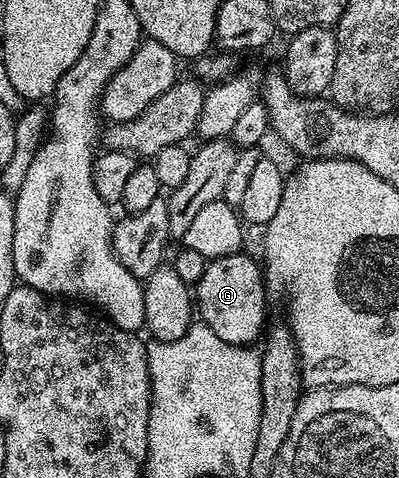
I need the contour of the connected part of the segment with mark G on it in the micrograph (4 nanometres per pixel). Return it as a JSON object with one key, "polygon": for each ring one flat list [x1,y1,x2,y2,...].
{"polygon":[[239,251,229,256,209,259,206,274,202,274,202,278,194,286,194,308,202,323,214,330,214,334,218,334,222,342,252,346,257,343,256,339,261,339,265,331,266,281,261,265,257,261,255,264,250,257,244,255,243,251]]}

